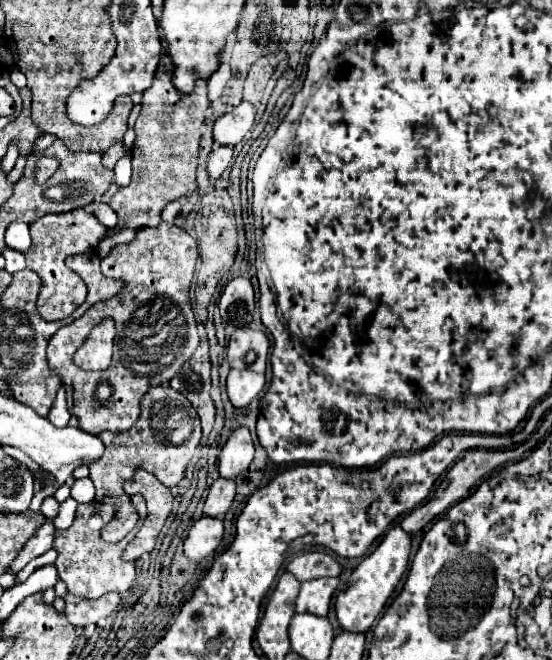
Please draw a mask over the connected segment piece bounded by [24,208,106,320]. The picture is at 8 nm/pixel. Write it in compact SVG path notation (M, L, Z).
M72 210L66 214L46 214L44 218L38 218L30 224L30 236L32 246L28 248L26 264L30 270L34 270L42 278L42 290L38 294L38 314L44 320L62 320L70 316L78 302L84 302L86 298L86 286L76 272L72 272L64 260L70 254L84 254L96 250L100 240L106 236L106 226L102 226L92 214L86 210Z

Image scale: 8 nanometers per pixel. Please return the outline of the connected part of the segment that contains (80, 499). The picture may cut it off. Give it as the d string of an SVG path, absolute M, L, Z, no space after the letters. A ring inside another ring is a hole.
M90 478L75 479L70 495L78 504L92 502L94 500L94 484L92 484L92 480Z

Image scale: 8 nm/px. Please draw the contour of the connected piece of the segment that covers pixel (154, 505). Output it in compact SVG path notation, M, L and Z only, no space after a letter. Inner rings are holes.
M136 470L132 480L124 482L124 490L128 496L142 494L148 504L148 516L144 520L144 526L140 528L140 534L136 534L136 538L124 548L122 554L126 562L134 562L142 554L154 550L156 538L172 510L174 498L170 494L170 488L166 488L154 474L146 470Z

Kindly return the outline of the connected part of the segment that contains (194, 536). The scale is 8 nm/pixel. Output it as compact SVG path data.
M200 516L200 520L194 522L194 526L188 532L188 538L184 540L184 554L192 562L200 562L220 544L222 534L224 534L222 518Z

